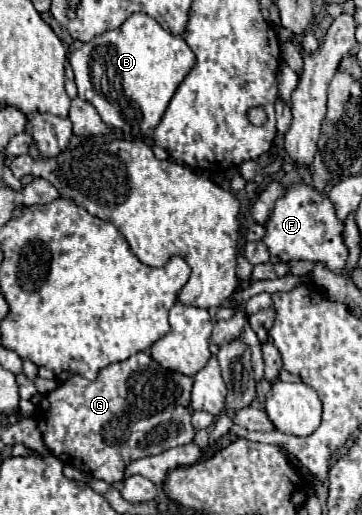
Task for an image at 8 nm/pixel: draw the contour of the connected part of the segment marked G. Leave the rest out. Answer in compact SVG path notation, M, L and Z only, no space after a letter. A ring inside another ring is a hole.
M136 353L126 361L112 363L104 367L96 381L86 381L80 375L70 375L68 381L58 385L54 391L46 393L36 407L36 423L42 433L42 439L48 451L58 457L64 465L72 465L84 473L90 473L106 483L124 481L126 465L136 459L160 455L166 449L192 443L194 427L190 423L190 415L182 415L174 419L170 413L172 407L190 407L190 391L192 379L182 373L172 373L162 369L148 353Z

